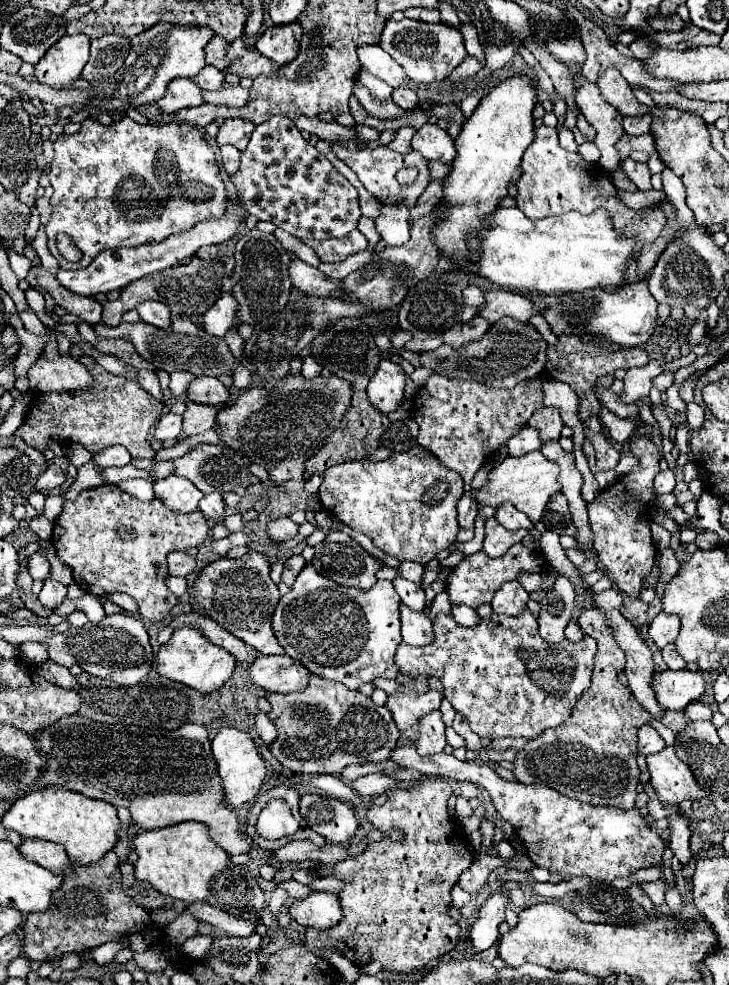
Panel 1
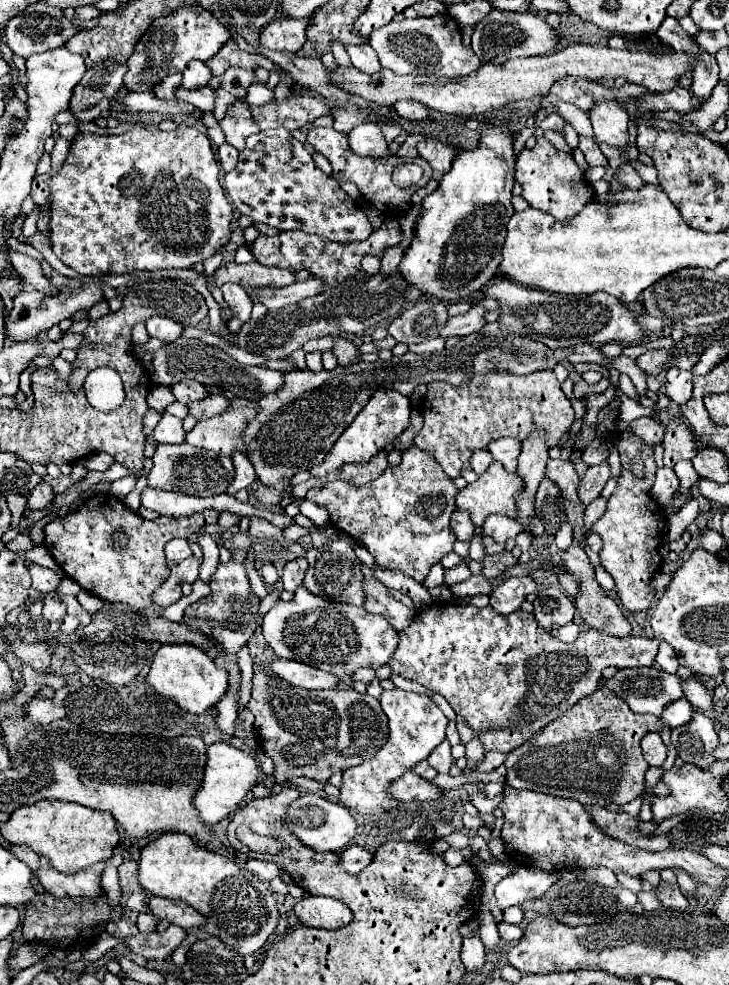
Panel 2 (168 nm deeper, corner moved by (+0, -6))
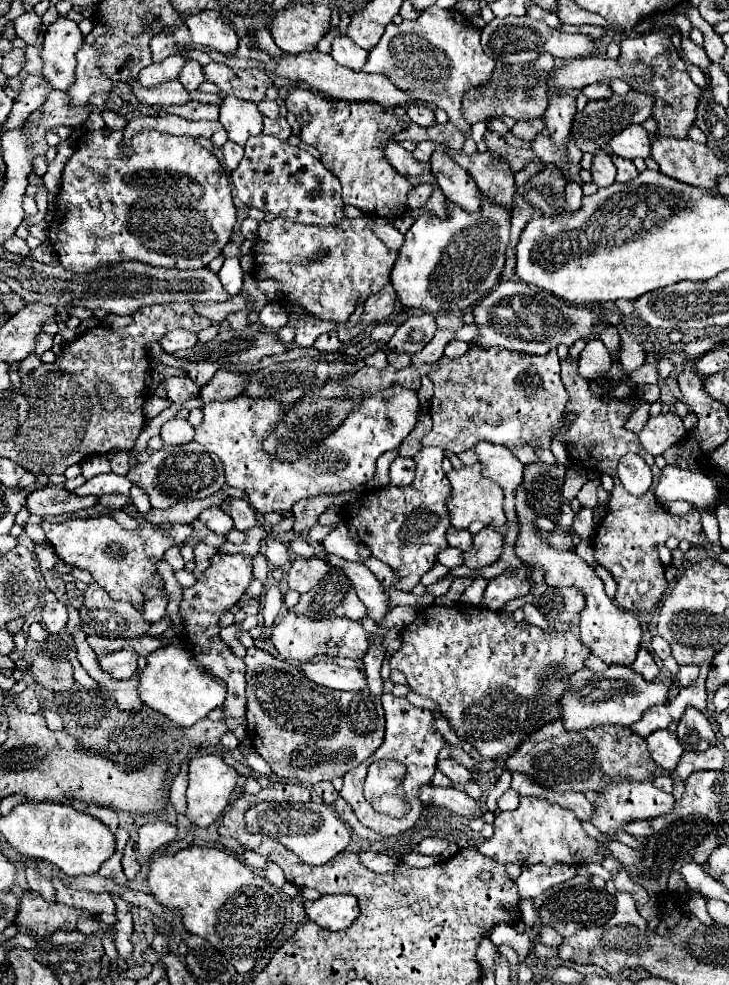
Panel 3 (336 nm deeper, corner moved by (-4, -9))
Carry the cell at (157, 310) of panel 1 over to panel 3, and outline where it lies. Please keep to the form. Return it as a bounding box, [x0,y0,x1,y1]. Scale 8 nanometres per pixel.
[160,329,198,353]

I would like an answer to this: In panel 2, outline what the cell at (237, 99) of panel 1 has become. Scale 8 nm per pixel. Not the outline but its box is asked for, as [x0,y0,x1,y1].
[176,86,216,112]

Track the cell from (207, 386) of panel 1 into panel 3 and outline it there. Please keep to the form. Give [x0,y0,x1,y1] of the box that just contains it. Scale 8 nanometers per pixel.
[162,377,200,403]

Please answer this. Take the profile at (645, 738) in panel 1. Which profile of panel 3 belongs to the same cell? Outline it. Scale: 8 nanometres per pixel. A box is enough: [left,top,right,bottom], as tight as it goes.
[646,729,684,771]

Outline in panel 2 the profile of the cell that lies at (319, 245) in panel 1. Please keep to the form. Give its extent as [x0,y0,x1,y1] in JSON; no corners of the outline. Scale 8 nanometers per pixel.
[252,220,402,282]

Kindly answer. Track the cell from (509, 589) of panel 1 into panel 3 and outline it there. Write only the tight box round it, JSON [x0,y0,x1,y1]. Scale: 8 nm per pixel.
[482,569,530,611]

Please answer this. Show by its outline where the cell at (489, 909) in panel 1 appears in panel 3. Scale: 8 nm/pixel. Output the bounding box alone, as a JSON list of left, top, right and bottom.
[516,865,576,899]

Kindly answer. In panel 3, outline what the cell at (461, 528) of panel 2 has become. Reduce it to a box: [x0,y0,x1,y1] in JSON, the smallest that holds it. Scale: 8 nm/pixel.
[446,527,472,551]

